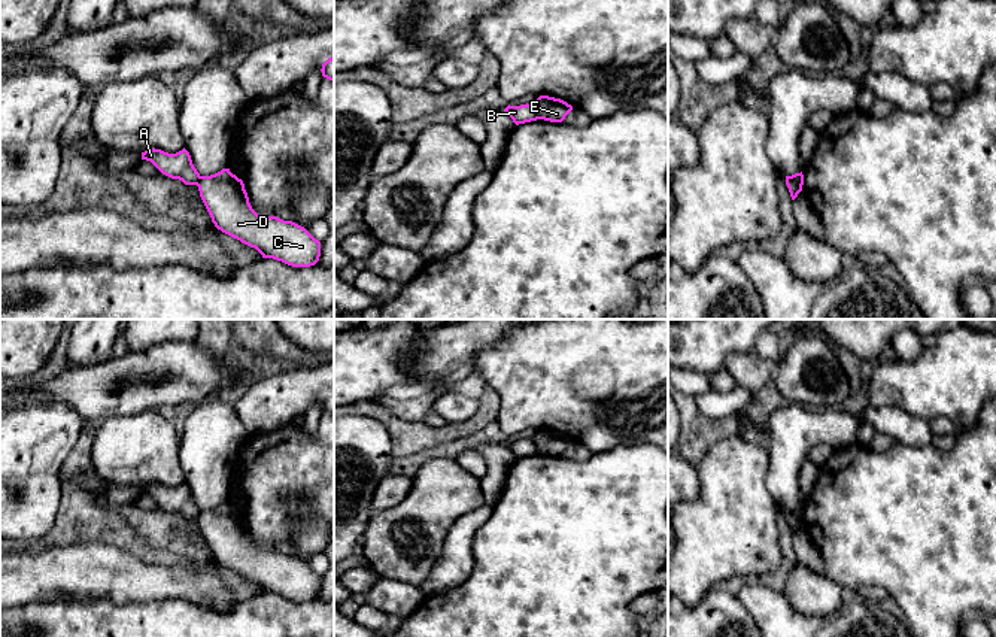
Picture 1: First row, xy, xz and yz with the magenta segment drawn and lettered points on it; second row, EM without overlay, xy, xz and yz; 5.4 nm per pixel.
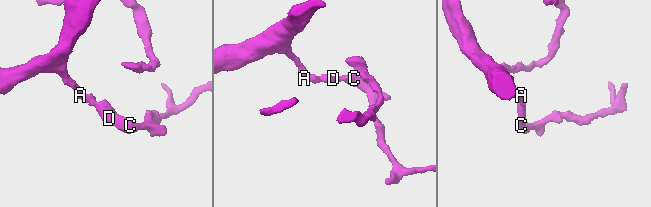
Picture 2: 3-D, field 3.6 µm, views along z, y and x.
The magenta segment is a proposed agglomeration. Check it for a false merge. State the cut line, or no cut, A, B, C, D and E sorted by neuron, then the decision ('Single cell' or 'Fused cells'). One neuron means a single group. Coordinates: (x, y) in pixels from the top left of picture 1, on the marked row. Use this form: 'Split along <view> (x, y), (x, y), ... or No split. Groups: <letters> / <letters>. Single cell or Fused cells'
Split along xz (531, 105), (539, 118). Groups: A B / C D E. Fused cells

